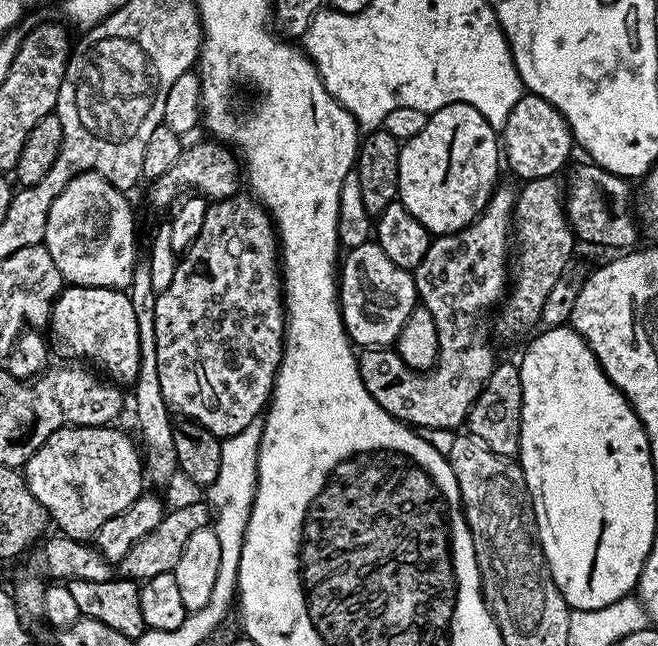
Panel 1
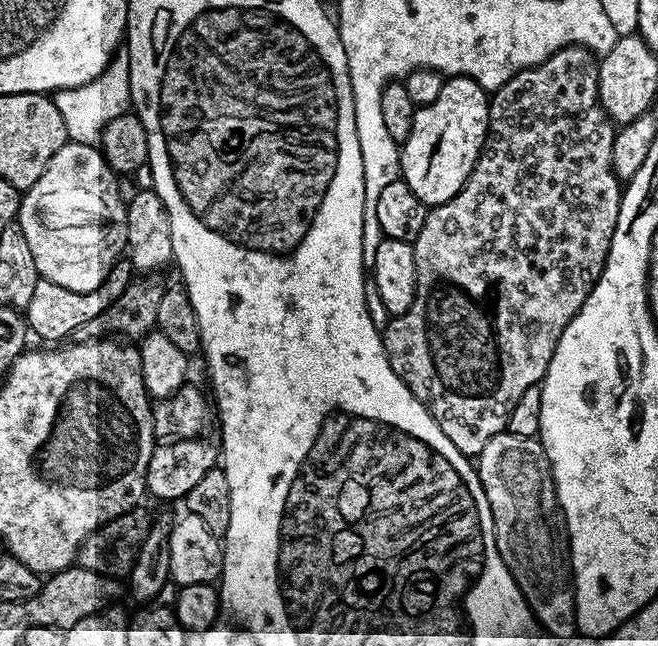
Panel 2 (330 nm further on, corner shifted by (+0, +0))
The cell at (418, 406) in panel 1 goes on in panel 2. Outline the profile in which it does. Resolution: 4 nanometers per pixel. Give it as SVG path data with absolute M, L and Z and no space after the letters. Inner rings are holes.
M580 44L558 49L550 58L546 58L546 62L514 74L510 82L491 93L488 134L484 137L484 147L480 150L470 178L453 200L435 205L429 211L418 238L412 244L416 267L414 306L410 306L406 314L389 319L387 328L382 332L384 356L390 362L394 374L398 374L398 378L402 378L404 385L416 395L418 402L426 406L434 422L442 426L442 434L446 434L446 438L458 446L463 456L479 457L486 442L507 429L514 402L518 402L526 390L537 387L543 381L550 366L550 358L558 346L558 338L562 338L562 330L566 330L574 314L578 314L582 302L586 302L590 290L594 290L602 274L610 242L614 238L622 195L622 181L612 169L615 137L616 128L600 104L600 70L596 53Z

